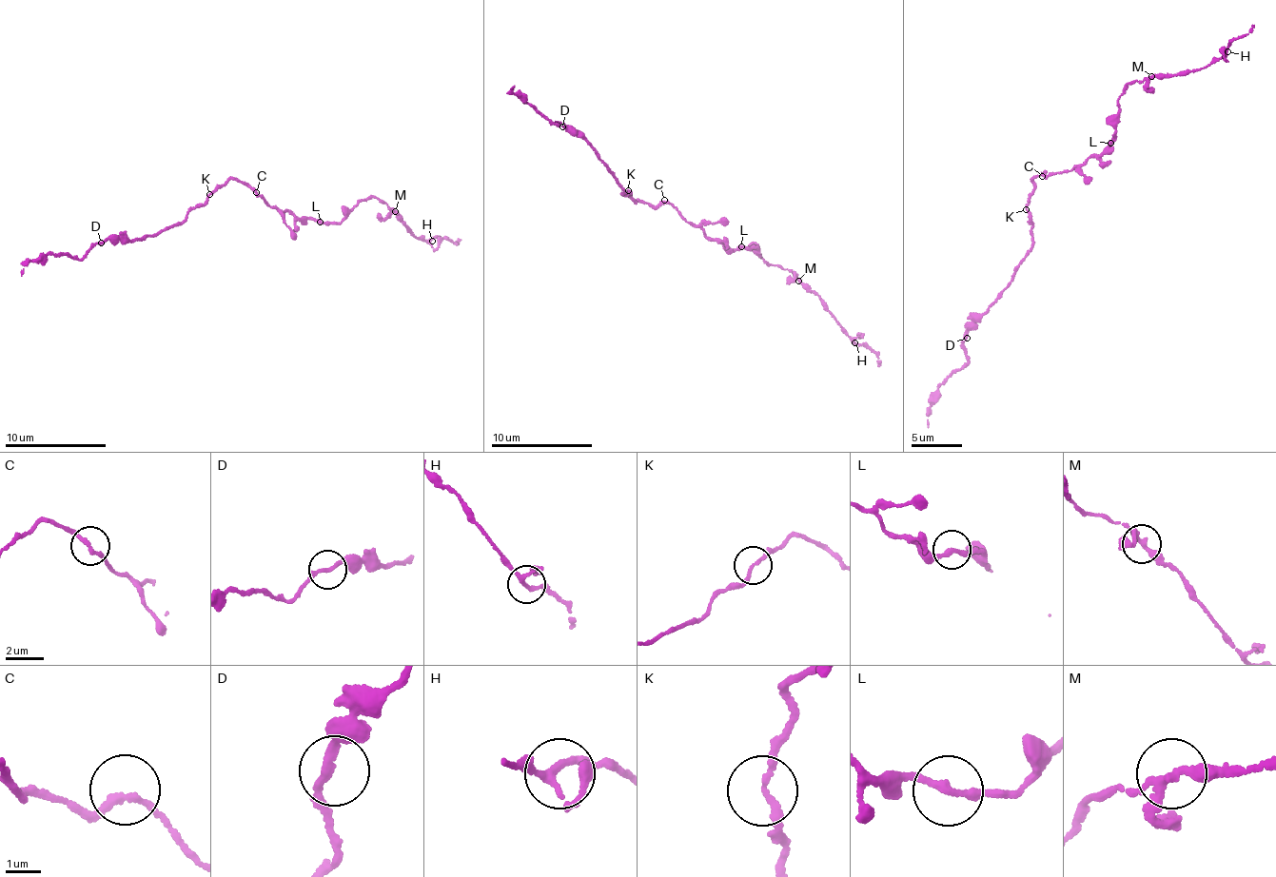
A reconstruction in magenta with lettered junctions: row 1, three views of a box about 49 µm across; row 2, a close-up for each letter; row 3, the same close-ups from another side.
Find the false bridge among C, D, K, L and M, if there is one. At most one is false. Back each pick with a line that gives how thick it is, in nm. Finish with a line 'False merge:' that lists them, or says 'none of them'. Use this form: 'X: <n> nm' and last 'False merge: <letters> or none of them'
False merge: none of them

